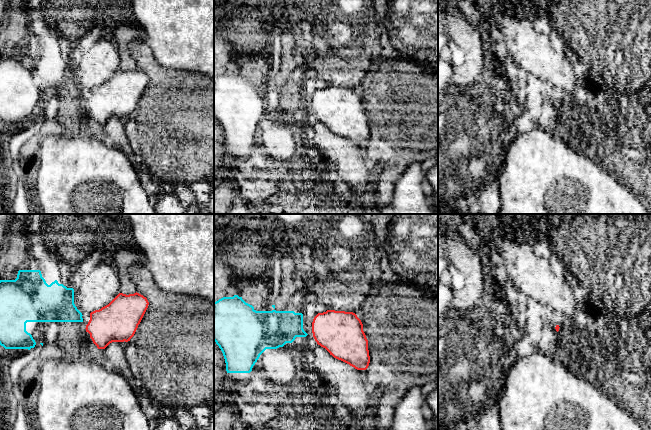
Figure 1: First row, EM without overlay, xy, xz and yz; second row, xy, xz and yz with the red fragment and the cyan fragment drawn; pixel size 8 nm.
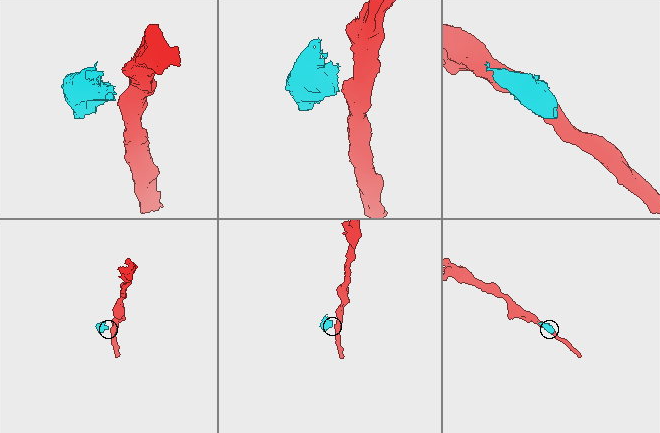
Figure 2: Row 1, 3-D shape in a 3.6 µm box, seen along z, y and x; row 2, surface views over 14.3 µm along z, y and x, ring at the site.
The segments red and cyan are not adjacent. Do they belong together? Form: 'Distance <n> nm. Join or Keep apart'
Distance 40 nm. Keep apart

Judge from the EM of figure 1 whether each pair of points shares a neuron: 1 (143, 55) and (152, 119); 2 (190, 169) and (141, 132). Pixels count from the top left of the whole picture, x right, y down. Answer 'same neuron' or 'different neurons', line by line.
1: same neuron
2: same neuron

